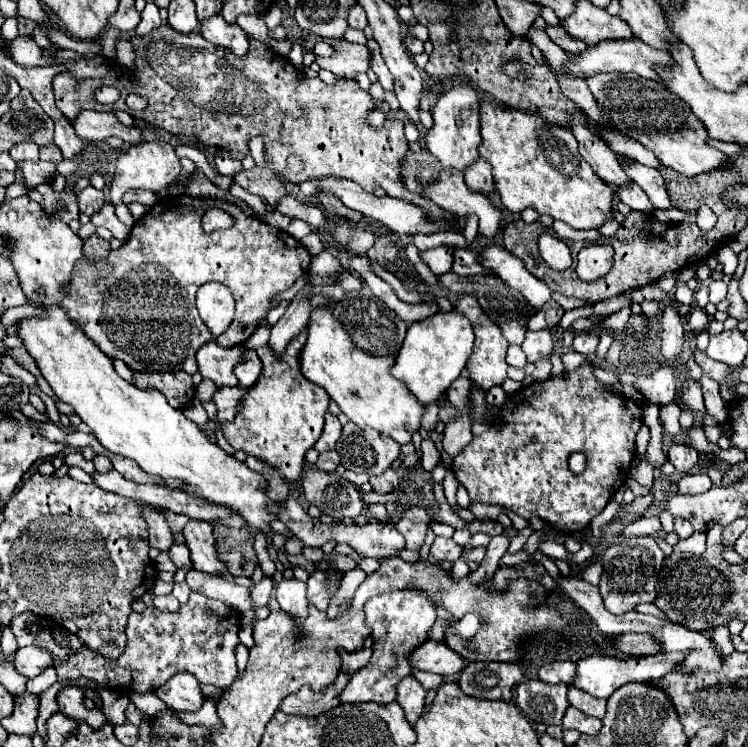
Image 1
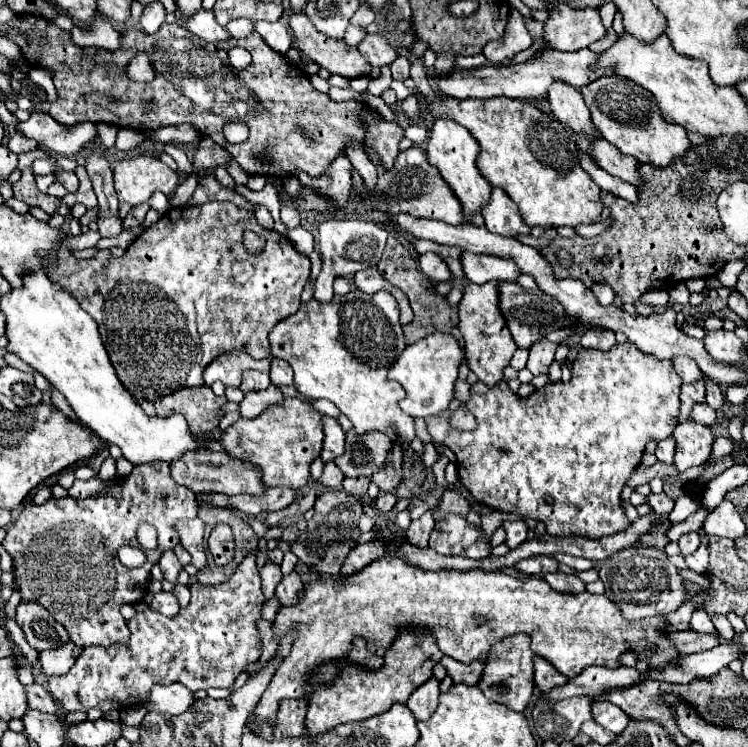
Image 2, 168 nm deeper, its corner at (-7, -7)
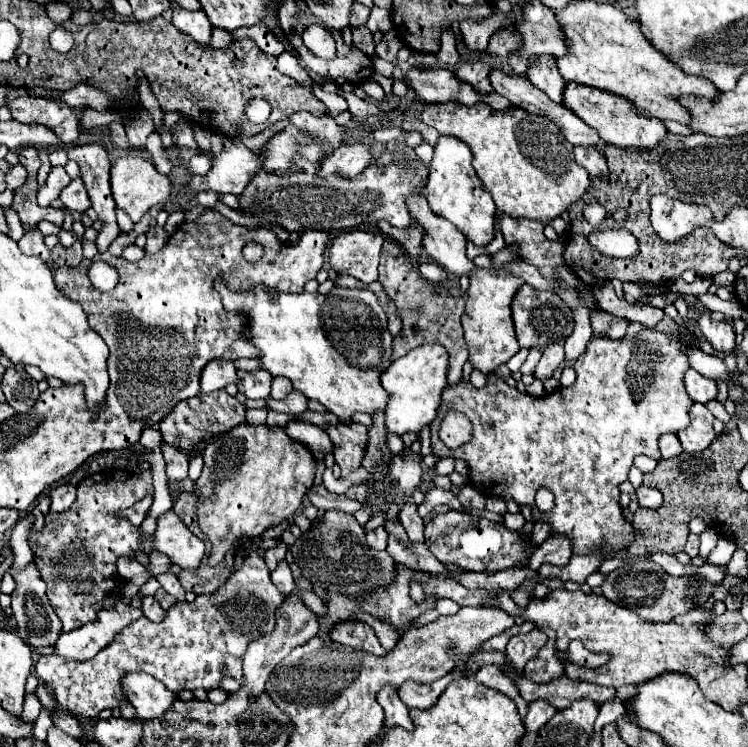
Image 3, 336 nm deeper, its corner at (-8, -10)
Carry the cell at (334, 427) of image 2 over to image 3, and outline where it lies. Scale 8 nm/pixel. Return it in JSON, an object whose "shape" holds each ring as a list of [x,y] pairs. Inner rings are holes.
{"shape":[[[289,421],[285,425],[285,433],[303,443],[311,453],[313,457],[319,461],[325,457],[325,453],[333,451],[333,445],[331,445],[331,439],[329,435],[325,433],[323,427],[317,427],[317,425],[309,425],[309,423],[301,423],[301,421]]]}

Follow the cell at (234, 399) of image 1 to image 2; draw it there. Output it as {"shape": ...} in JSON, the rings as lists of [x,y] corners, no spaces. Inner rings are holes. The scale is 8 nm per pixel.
{"shape":[[[274,386],[262,390],[262,392],[246,392],[244,400],[240,402],[240,414],[242,418],[256,418],[260,416],[268,406],[282,402],[282,392]]]}

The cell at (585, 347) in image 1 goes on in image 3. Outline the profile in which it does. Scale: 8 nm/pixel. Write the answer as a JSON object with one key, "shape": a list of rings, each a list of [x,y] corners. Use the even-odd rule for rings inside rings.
{"shape":[[[591,315],[591,327],[595,335],[605,335],[611,339],[621,339],[627,333],[627,327],[631,325],[631,321],[623,319],[623,317],[615,317],[615,315]]]}

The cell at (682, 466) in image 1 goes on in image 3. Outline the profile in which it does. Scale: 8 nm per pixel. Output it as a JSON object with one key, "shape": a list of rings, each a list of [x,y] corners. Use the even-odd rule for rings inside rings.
{"shape":[[[693,403],[689,415],[691,415],[691,425],[687,429],[681,429],[677,433],[677,437],[683,445],[683,451],[697,453],[697,451],[707,449],[711,445],[711,441],[715,439],[715,433],[713,433],[715,417],[701,403]]]}

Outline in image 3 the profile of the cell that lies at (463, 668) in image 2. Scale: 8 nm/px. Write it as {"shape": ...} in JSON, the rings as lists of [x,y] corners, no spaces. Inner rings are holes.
{"shape":[[[487,665],[483,667],[483,671],[479,671],[475,675],[475,679],[479,683],[483,683],[485,687],[491,687],[503,695],[507,695],[513,703],[517,703],[517,711],[521,713],[521,717],[527,713],[527,703],[523,701],[523,697],[519,695],[519,689],[515,687],[515,683],[511,683],[511,679],[507,679],[507,675],[503,675],[503,671],[497,665]]]}

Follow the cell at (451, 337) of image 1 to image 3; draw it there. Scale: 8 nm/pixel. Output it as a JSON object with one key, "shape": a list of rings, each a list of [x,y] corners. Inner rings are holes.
{"shape":[[[433,343],[411,349],[407,355],[393,361],[381,373],[381,385],[389,393],[387,409],[385,409],[385,427],[389,435],[405,435],[419,433],[423,425],[429,425],[437,417],[437,407],[441,403],[441,391],[447,387],[445,371],[447,371],[447,349]]]}

